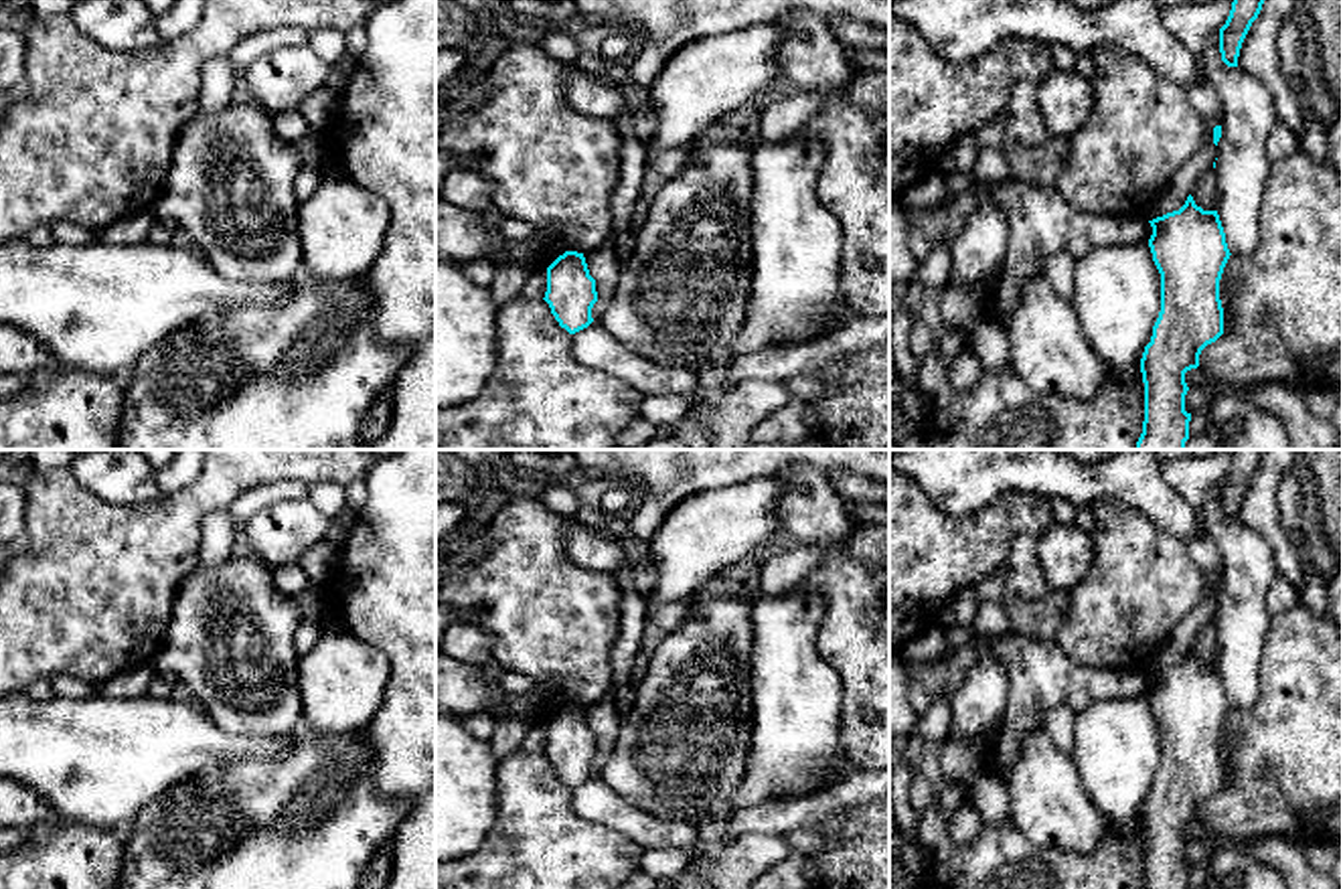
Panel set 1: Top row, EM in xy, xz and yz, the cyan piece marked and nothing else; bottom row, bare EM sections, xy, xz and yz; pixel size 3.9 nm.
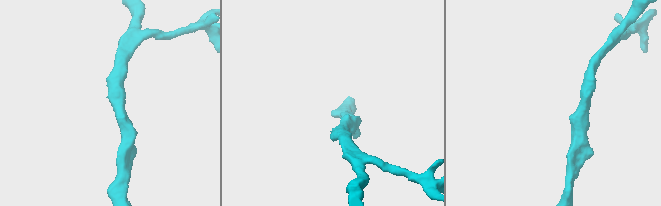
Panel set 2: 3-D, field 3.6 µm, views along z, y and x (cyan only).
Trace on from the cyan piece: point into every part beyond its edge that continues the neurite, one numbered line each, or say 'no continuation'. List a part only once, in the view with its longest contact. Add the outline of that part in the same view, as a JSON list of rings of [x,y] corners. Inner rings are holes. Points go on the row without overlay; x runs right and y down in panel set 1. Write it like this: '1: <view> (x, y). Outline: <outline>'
no continuation

